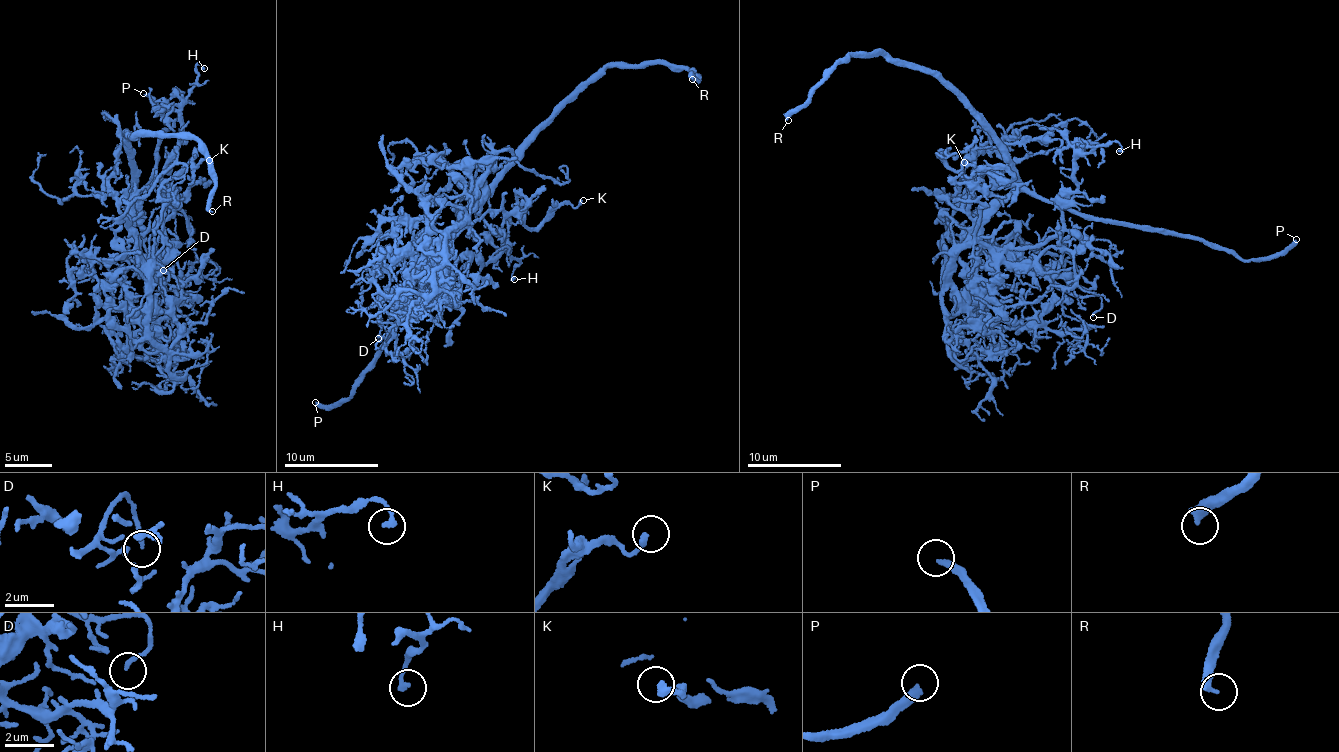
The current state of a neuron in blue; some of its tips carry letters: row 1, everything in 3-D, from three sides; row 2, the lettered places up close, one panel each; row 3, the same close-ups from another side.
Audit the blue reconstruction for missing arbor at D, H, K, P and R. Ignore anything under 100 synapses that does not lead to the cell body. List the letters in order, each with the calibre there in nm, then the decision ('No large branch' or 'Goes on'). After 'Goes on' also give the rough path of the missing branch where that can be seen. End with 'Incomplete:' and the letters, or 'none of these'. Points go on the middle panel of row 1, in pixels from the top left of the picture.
D: Thickness 150 nm. No large branch
H: Thickness 180 nm. No large branch
K: Thickness 240 nm. No large branch
P: Thickness 280 nm. Goes on
R: Thickness 340 nm. Goes on
Incomplete: P, R

